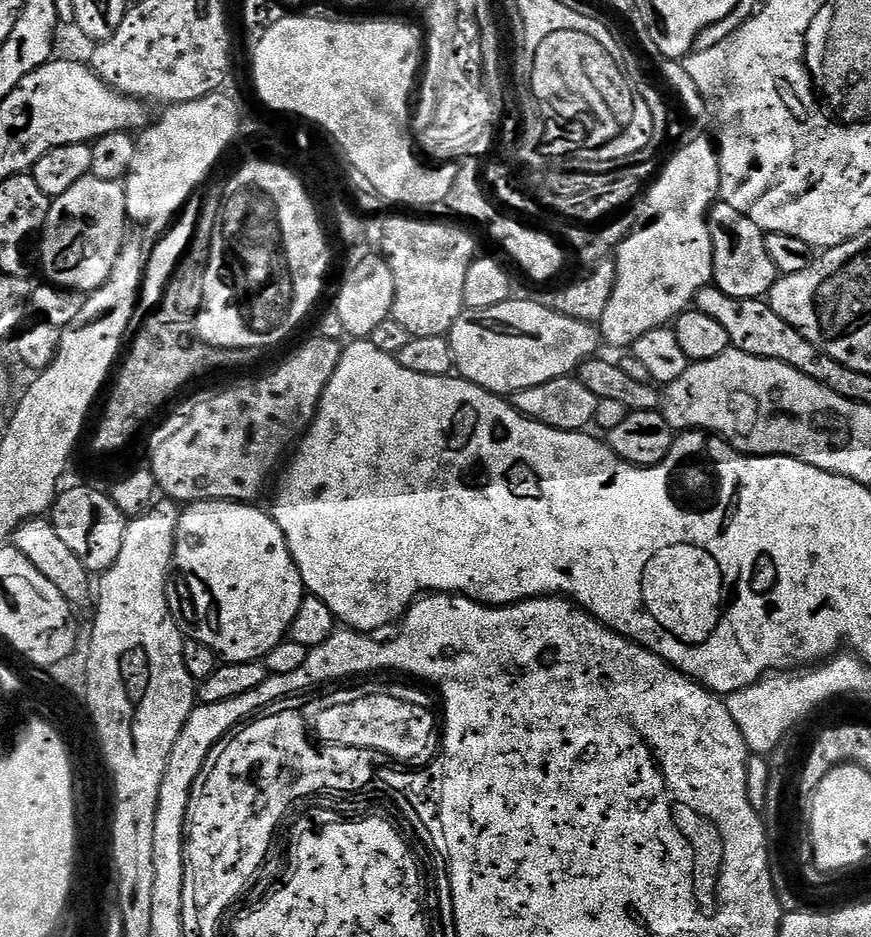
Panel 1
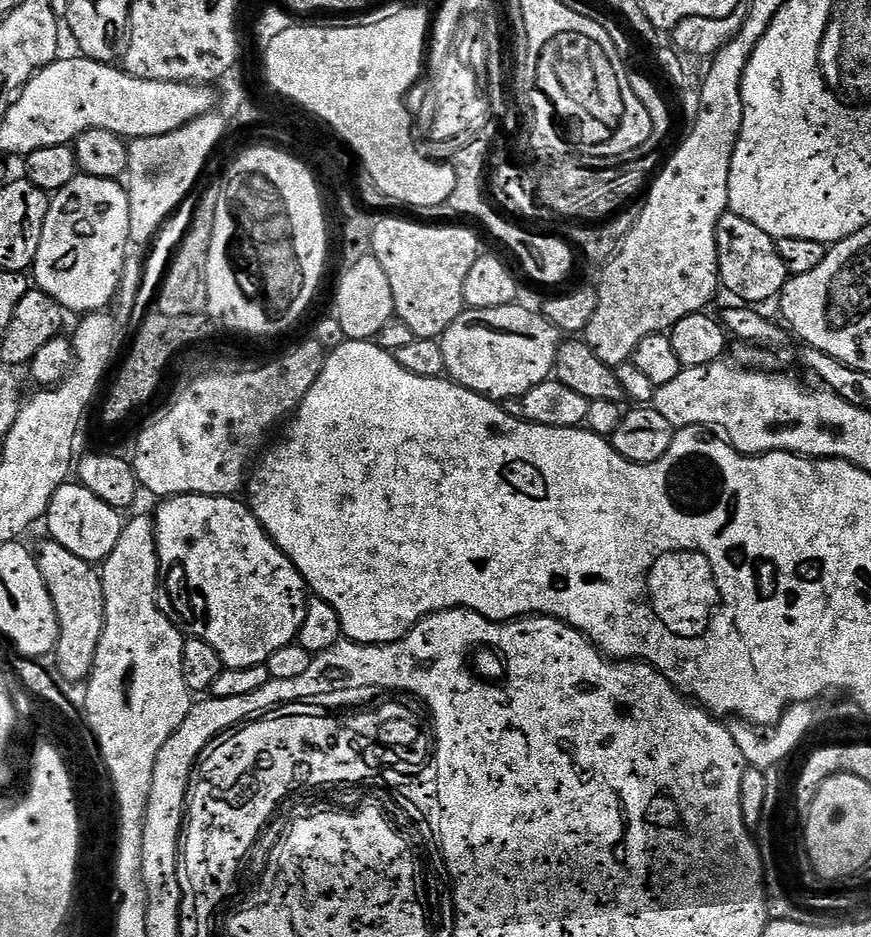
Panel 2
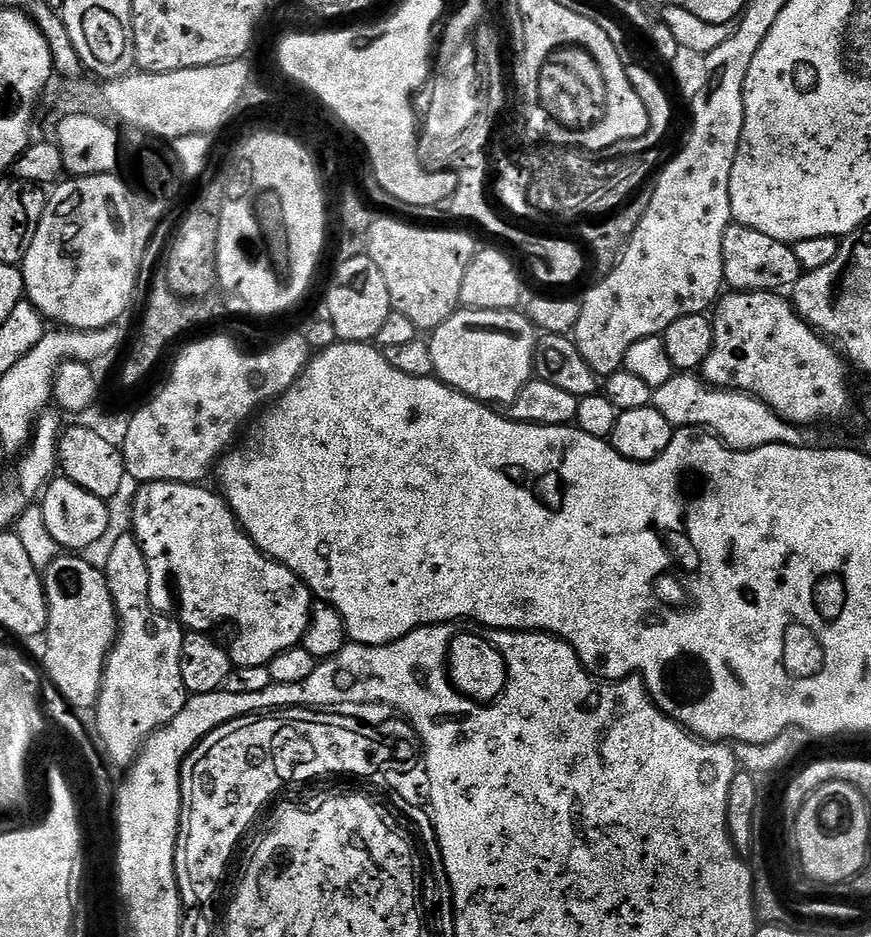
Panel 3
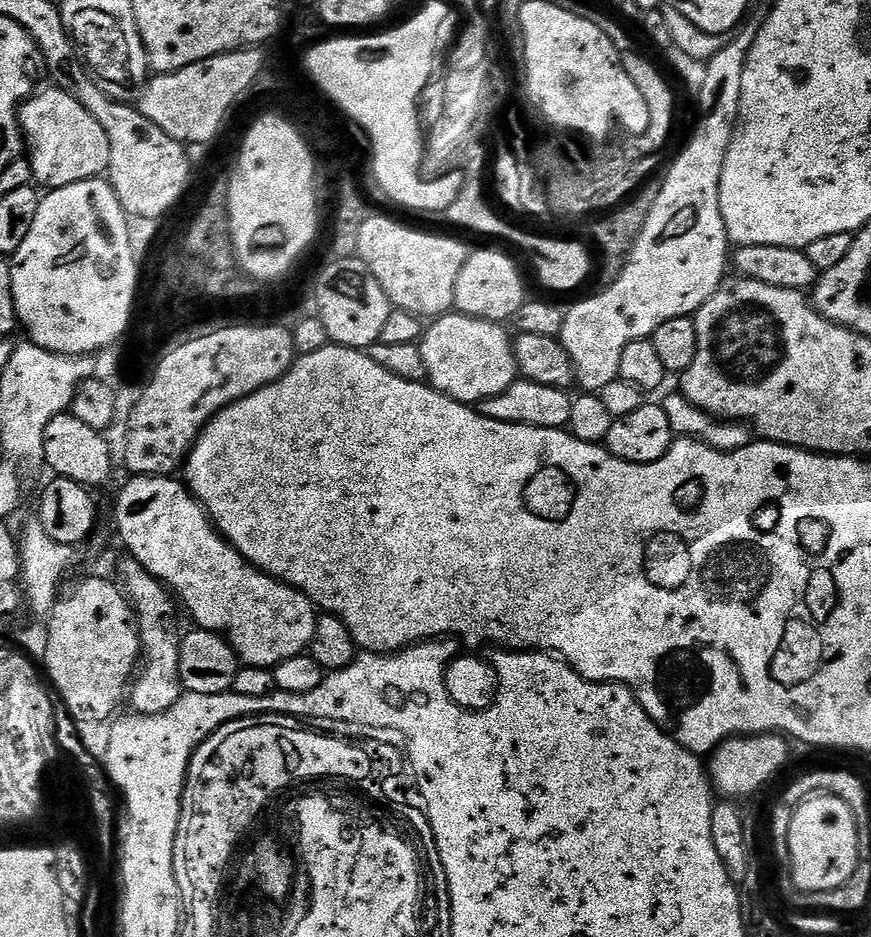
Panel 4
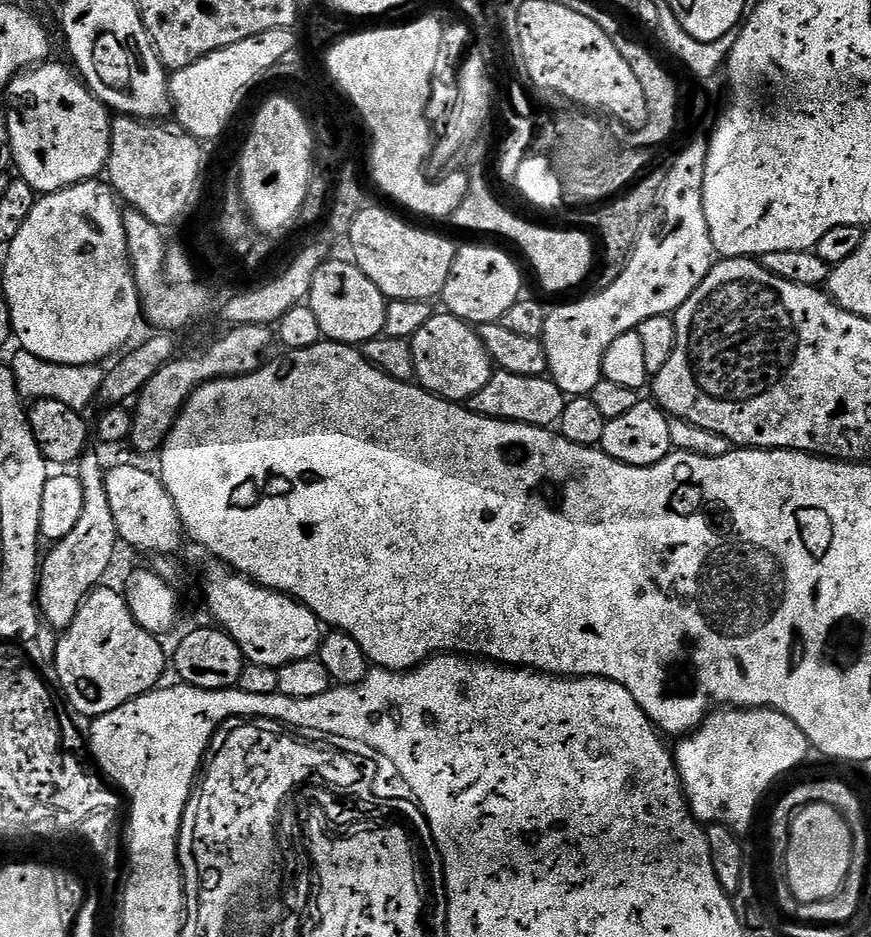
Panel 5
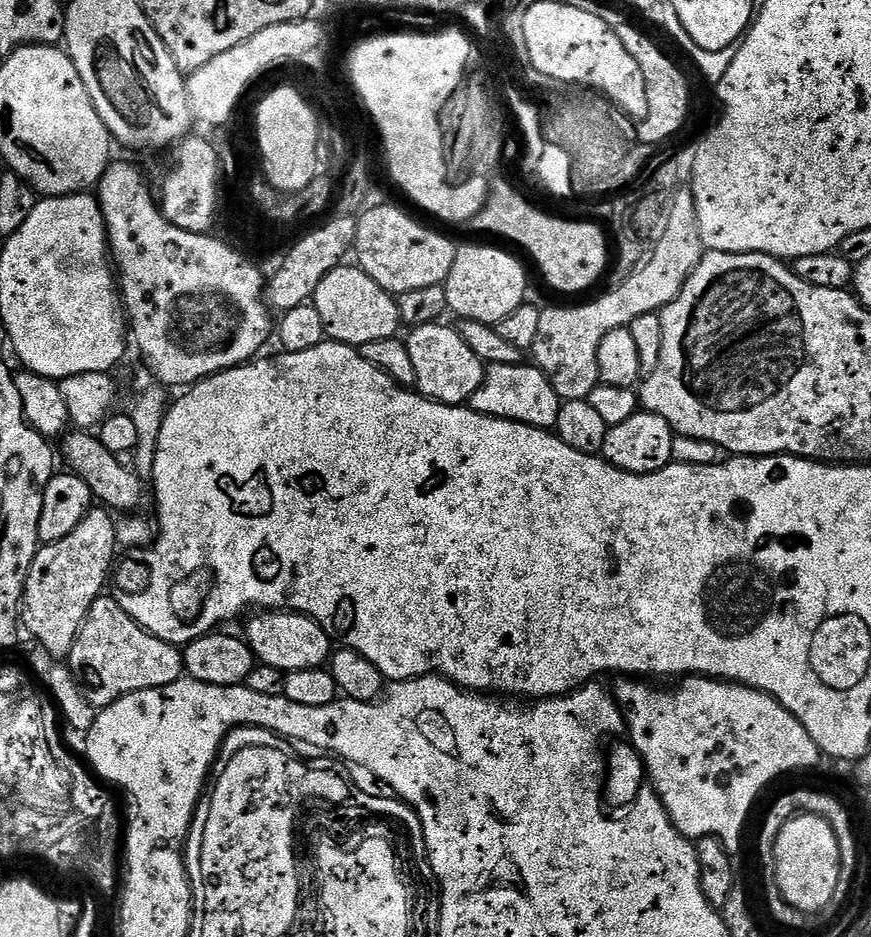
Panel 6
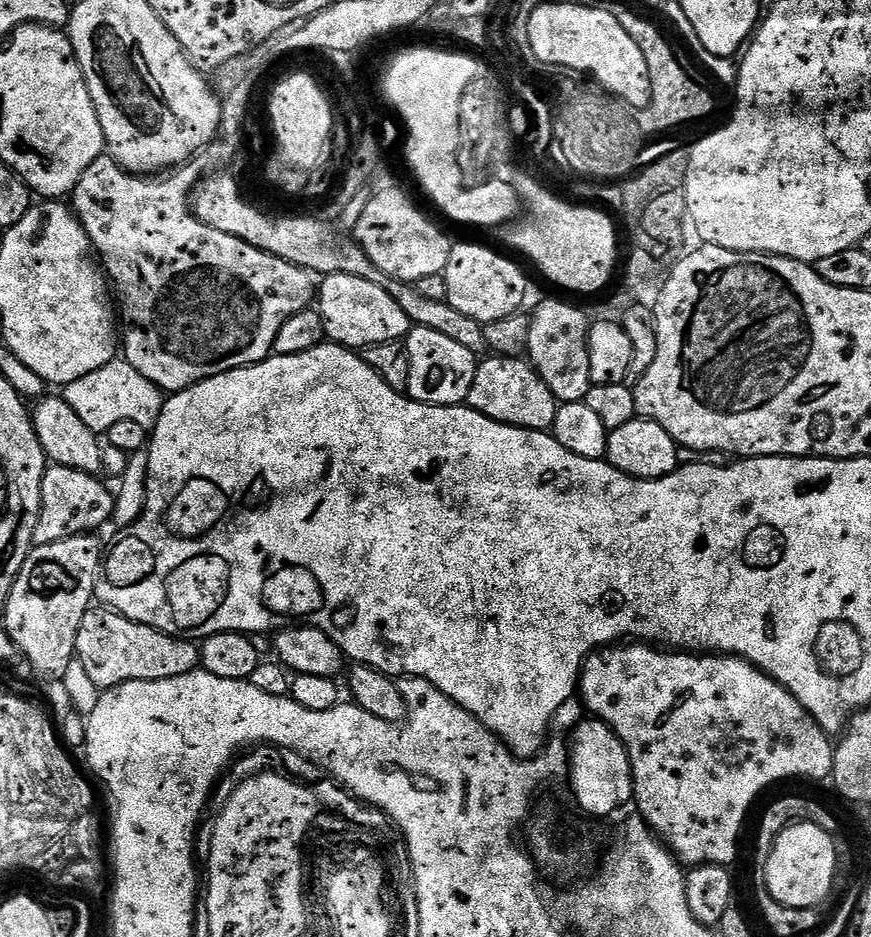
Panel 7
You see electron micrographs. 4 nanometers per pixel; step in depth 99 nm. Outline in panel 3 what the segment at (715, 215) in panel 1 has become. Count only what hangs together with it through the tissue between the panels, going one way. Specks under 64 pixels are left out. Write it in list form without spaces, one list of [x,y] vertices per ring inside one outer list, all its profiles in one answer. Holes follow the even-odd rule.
[[[735,222],[722,234],[722,262],[724,283],[734,292],[775,292],[791,289],[800,281],[802,269],[791,243],[770,238],[750,226]],[[784,288],[784,289],[780,289]]]

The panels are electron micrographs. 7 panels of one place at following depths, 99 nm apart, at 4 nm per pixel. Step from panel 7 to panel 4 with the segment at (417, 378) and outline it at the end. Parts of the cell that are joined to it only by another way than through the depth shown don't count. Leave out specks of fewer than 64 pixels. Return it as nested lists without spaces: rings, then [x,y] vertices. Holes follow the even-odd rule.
[[[445,314],[425,327],[419,341],[426,361],[427,383],[459,404],[479,405],[481,400],[502,394],[518,379],[513,337],[503,323],[473,316]],[[432,324],[432,325],[431,325]]]

